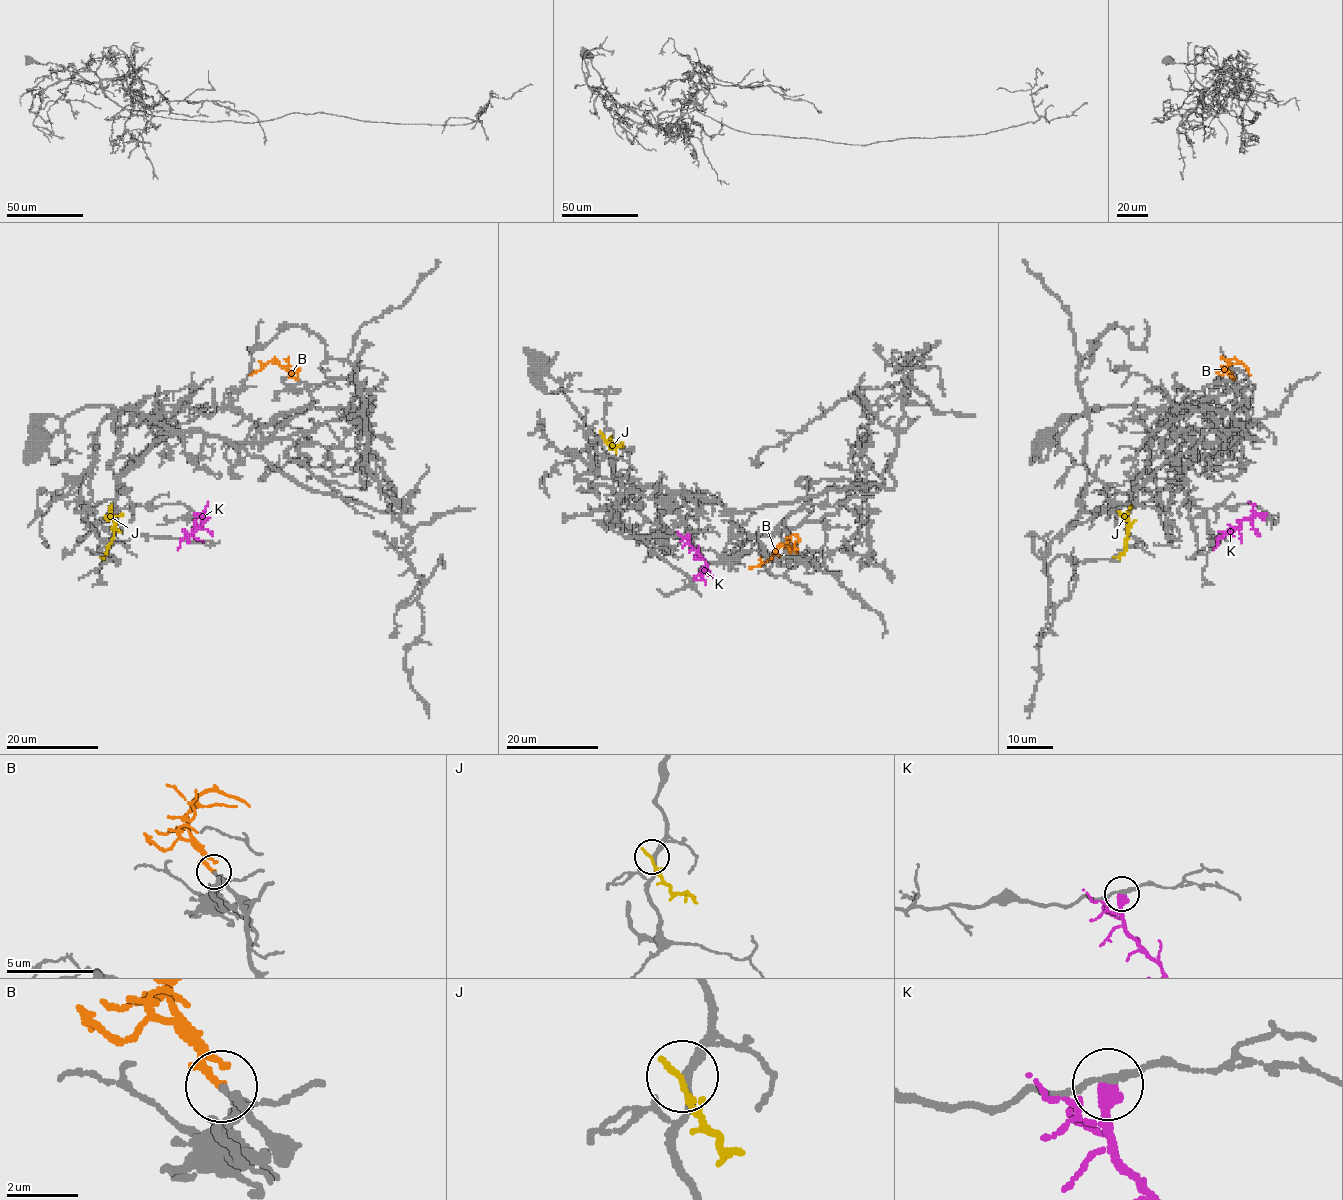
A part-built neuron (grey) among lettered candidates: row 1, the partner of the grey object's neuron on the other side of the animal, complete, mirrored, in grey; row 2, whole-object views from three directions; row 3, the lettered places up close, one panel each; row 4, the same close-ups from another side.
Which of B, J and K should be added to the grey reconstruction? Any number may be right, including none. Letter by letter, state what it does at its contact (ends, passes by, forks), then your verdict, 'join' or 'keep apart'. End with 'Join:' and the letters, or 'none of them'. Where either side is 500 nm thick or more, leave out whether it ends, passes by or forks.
B: it ends | join
J: it ends | keep apart
K: it ends | keep apart
Join: B

